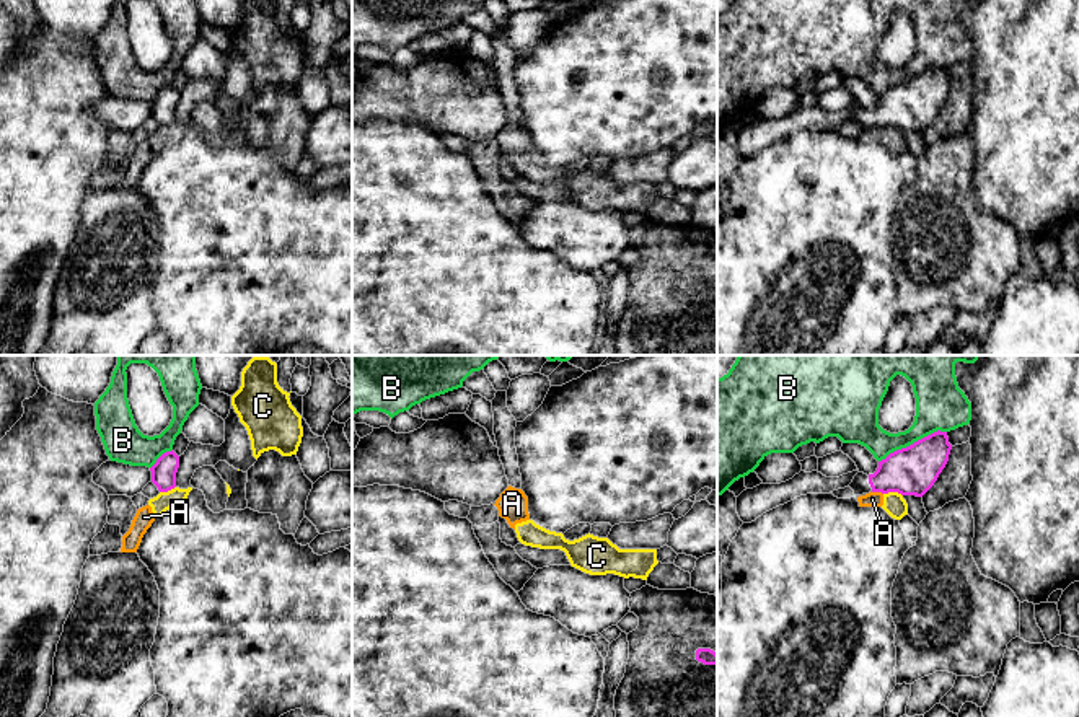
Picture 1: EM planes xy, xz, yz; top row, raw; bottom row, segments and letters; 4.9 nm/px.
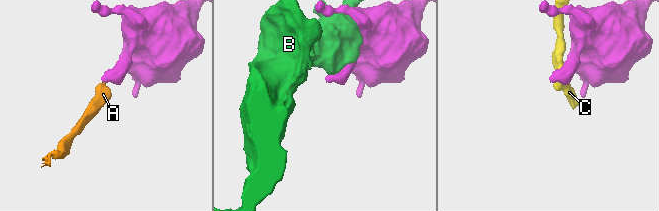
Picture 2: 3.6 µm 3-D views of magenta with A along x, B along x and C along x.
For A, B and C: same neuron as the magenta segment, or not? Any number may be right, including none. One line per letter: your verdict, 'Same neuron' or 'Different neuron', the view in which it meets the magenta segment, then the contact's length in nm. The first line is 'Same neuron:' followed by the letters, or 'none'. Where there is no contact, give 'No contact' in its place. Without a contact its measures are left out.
Same neuron: none
A: Different neuron. Touches magenta in yz. Shared border 60 nm
B: Different neuron. Touches magenta in yz. Shared border 360 nm
C: Different neuron. Touches magenta in yz. Shared border 100 nm

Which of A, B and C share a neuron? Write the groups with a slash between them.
A C / B

